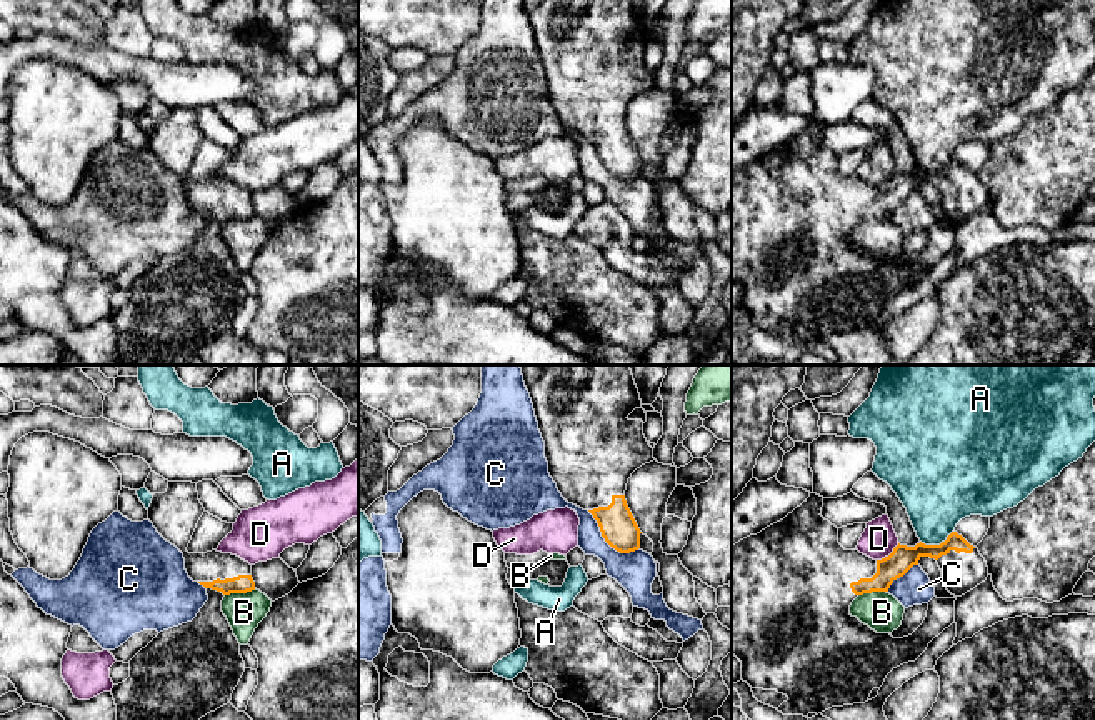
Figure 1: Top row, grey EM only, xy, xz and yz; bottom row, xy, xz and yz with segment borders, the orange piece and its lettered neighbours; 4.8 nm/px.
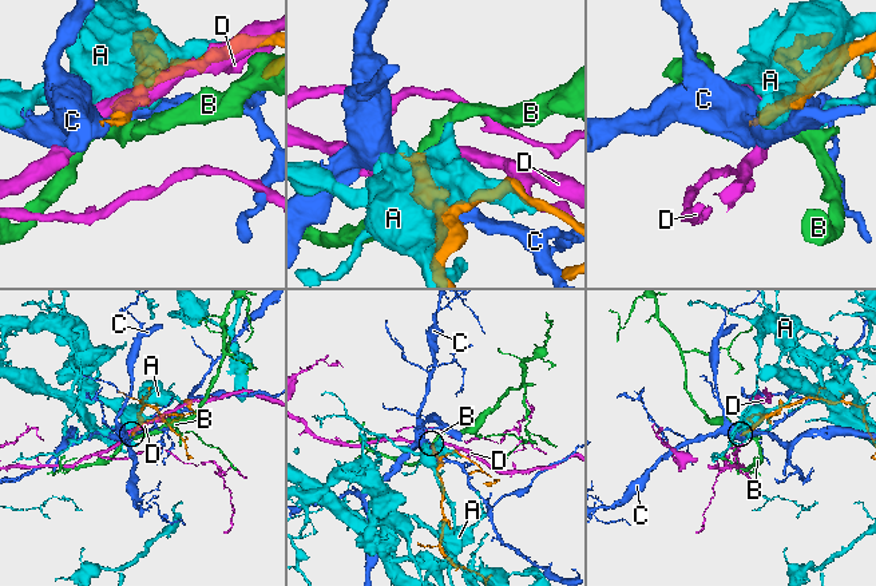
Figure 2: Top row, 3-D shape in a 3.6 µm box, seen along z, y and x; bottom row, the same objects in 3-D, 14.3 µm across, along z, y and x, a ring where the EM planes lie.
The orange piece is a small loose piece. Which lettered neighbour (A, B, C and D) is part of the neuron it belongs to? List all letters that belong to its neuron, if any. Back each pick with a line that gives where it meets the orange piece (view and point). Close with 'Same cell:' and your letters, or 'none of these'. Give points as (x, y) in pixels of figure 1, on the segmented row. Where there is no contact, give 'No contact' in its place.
Same cell: none of these

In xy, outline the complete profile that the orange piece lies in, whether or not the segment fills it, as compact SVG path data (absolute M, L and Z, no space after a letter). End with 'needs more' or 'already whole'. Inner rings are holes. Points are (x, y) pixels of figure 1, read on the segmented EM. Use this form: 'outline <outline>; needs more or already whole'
outline M168 482L165 493L152 495L148 520L167 542L183 553L188 577L207 588L208 600L192 622L160 632L130 660L130 677L112 688L117 720L200 720L230 703L232 693L245 672L240 643L222 612L222 600L230 593L255 590L252 565L237 555L217 550L207 553L187 552L205 512L198 500L197 483Z; needs more

